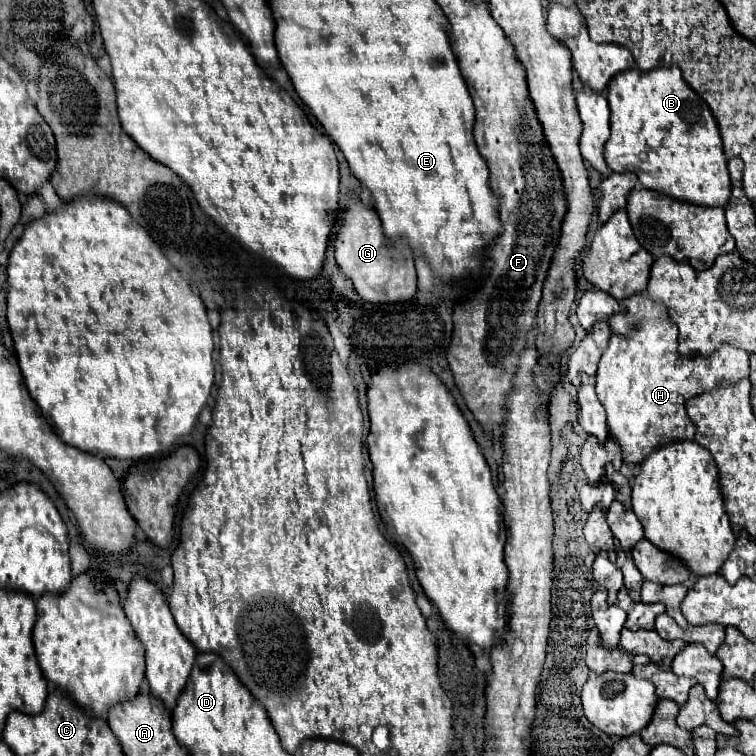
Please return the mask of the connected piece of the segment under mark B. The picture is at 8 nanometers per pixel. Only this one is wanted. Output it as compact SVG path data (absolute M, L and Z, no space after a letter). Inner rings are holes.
M677 66L655 68L651 72L625 70L611 80L605 96L611 108L611 138L605 144L605 160L613 172L635 172L645 188L693 204L725 206L729 202L731 180L719 126L709 106L689 88Z

